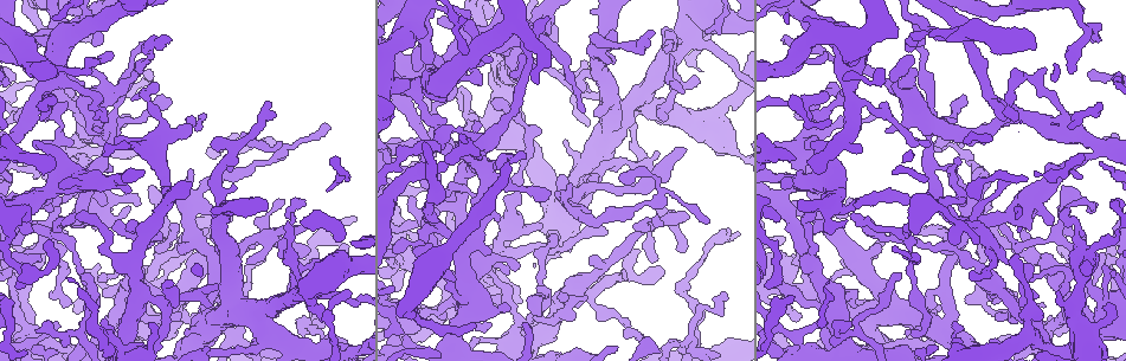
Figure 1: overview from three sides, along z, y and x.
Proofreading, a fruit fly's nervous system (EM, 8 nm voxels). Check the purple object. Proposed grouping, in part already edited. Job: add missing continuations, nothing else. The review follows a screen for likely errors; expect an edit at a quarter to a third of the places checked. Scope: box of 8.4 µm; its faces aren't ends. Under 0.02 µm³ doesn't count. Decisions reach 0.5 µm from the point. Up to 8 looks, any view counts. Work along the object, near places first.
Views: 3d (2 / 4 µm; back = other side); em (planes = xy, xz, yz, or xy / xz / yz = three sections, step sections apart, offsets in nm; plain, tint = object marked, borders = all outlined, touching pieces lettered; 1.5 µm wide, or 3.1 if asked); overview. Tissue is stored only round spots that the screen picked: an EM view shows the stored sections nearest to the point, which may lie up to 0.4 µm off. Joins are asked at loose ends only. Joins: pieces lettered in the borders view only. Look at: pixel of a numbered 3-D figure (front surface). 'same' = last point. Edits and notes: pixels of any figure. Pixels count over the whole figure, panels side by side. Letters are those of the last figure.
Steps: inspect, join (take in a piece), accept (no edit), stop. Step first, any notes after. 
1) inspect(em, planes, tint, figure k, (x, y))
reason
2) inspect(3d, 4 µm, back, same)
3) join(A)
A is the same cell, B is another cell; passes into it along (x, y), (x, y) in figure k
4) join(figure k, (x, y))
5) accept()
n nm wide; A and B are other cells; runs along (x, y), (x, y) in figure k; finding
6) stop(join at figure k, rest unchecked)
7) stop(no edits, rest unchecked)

inspect(3d, 4 µm, figure 1, (305, 228))
an open end

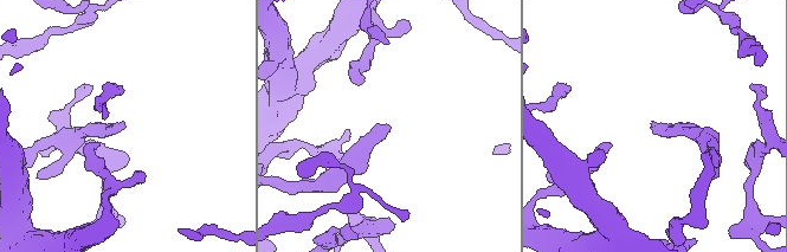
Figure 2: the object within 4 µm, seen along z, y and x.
inspect(em, xy, step 4, tint, figure 2, (652, 124))
need the tissue

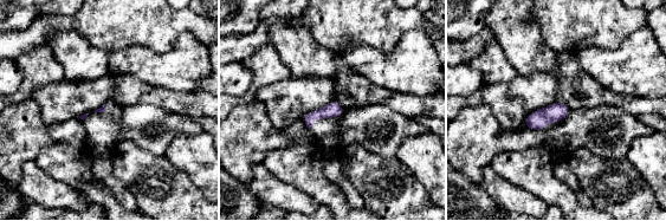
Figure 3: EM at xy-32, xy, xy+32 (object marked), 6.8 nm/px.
inspect(em, xy, step 4, borders, same)
see the neighbours

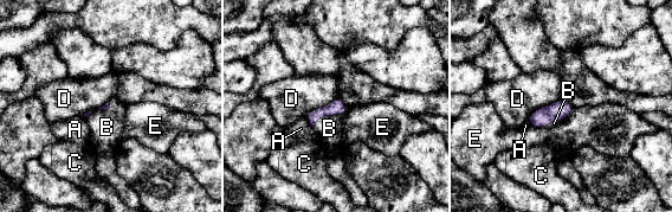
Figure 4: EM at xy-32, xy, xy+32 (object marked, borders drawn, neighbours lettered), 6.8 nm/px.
join(B)
B is the same cell, A, C, D and E are other cells; the neuron continues

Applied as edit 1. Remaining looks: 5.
inspect(overview)

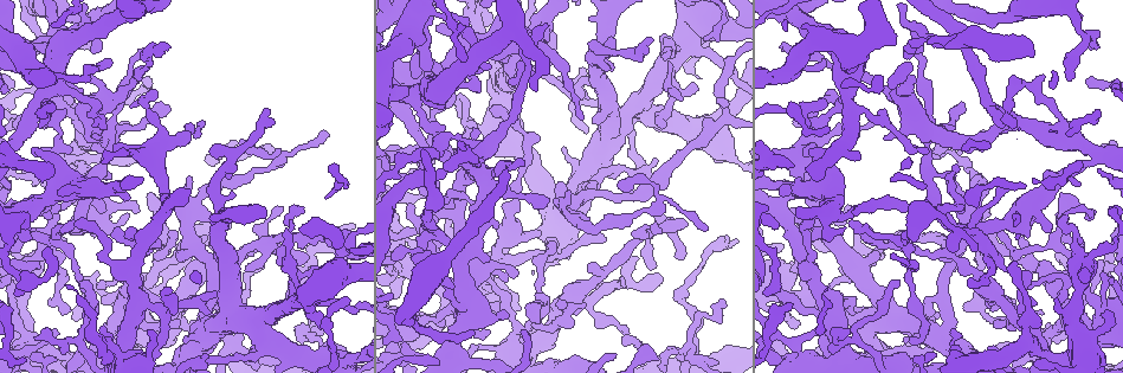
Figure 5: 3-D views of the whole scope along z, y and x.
inspect(em, xz, step 4, borders, figure 5, (1056, 254))
free end

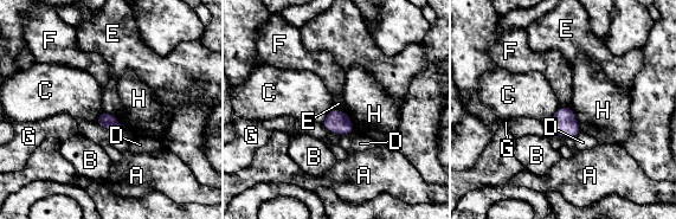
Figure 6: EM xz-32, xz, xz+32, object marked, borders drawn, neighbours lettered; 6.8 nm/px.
accept()
A, B, C, D, E, F, G and H are other cells; border along (103, 110), (111, 114), (124, 127) in figure 6; none of them fits

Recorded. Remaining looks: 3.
inspect(em, planes, borders, figure 5, (639, 344))
branch stops here

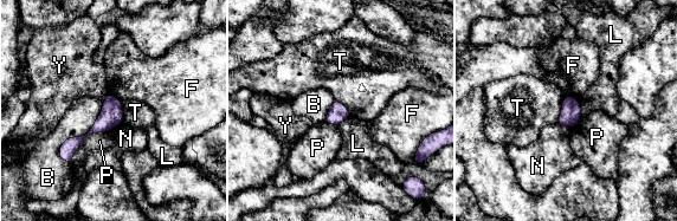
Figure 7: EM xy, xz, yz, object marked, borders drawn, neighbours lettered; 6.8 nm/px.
accept()
B, F, L, N, P, T and Y are other cells; border along (565, 96), (556, 122) in figure 7; no lettered piece goes on from it

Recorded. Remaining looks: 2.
stop(join at figure 4, rest unchecked)

